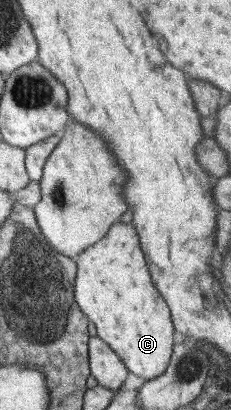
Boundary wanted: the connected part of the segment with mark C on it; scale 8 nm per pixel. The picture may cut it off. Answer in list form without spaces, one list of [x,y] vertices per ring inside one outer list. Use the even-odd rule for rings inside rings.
[[[117,222],[107,236],[75,257],[79,265],[75,297],[91,323],[97,325],[97,335],[123,359],[133,380],[140,383],[162,376],[169,368],[176,326],[165,299],[151,279],[139,237],[133,223]]]

